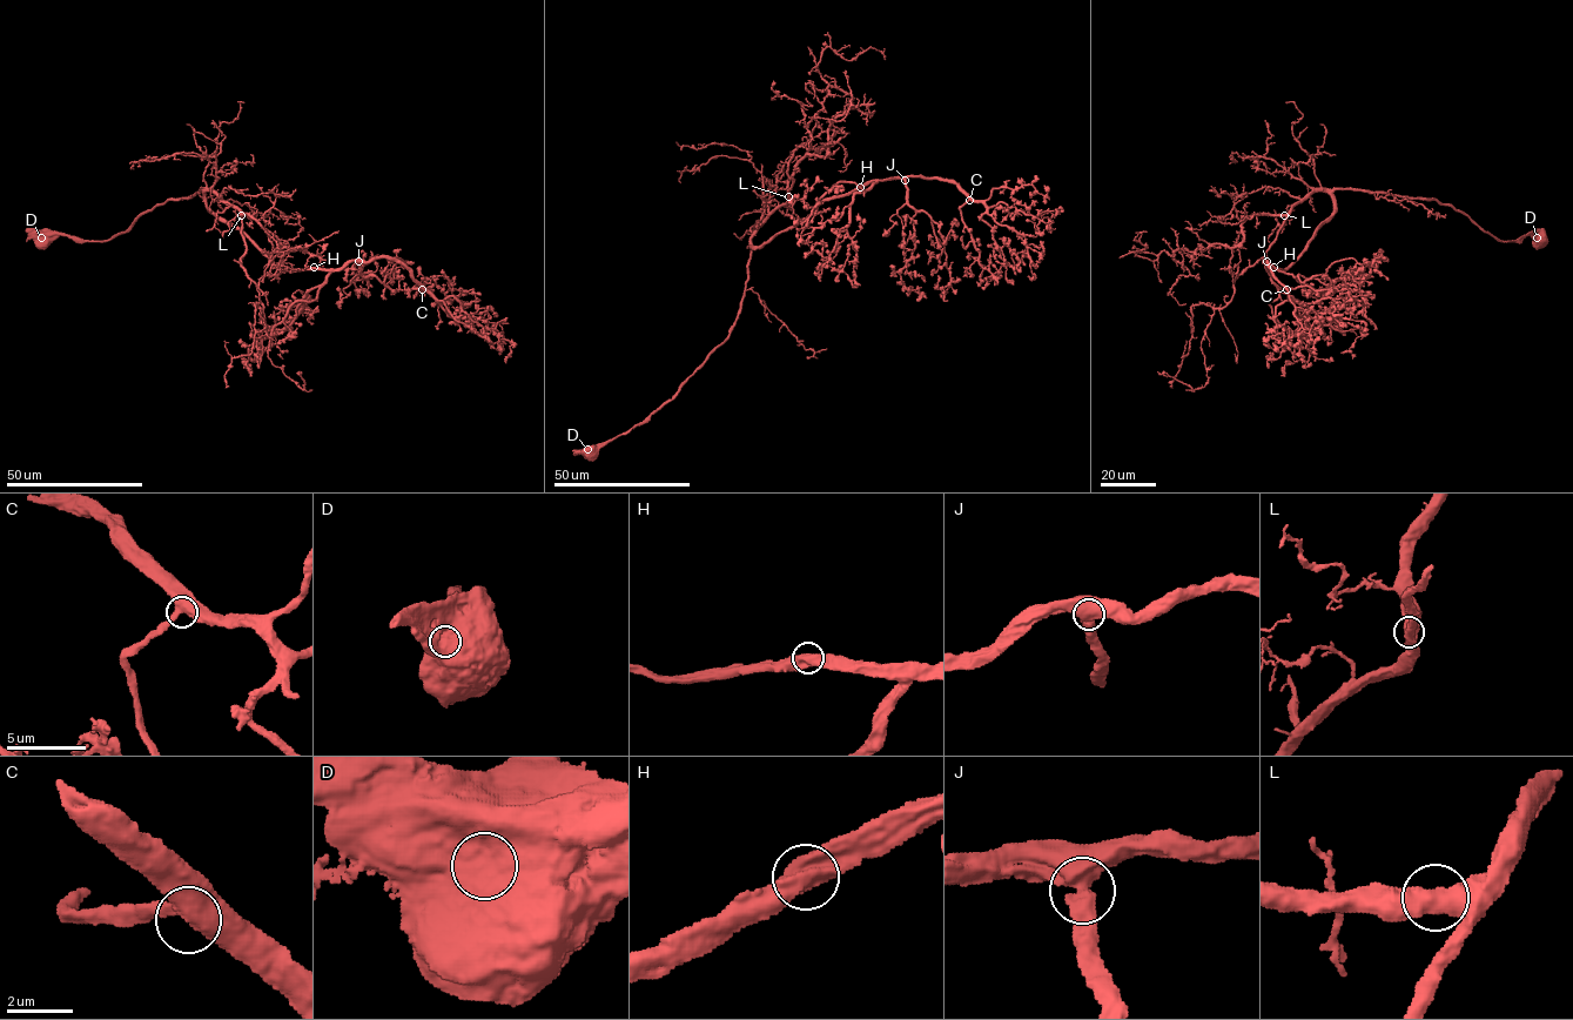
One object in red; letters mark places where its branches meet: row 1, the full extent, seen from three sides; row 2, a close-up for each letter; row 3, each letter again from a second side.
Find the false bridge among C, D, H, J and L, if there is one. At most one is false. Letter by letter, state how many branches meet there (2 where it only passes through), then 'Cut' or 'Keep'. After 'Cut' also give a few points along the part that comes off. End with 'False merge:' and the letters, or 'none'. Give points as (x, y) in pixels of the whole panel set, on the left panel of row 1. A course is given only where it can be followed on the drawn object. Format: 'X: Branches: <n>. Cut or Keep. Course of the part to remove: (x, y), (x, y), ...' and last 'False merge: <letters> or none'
C: Branches: 2. Keep
D: Branches: 1. Keep
H: Branches: 2. Keep
J: Branches: 2. Keep
L: Branches: 2. Keep
False merge: none

